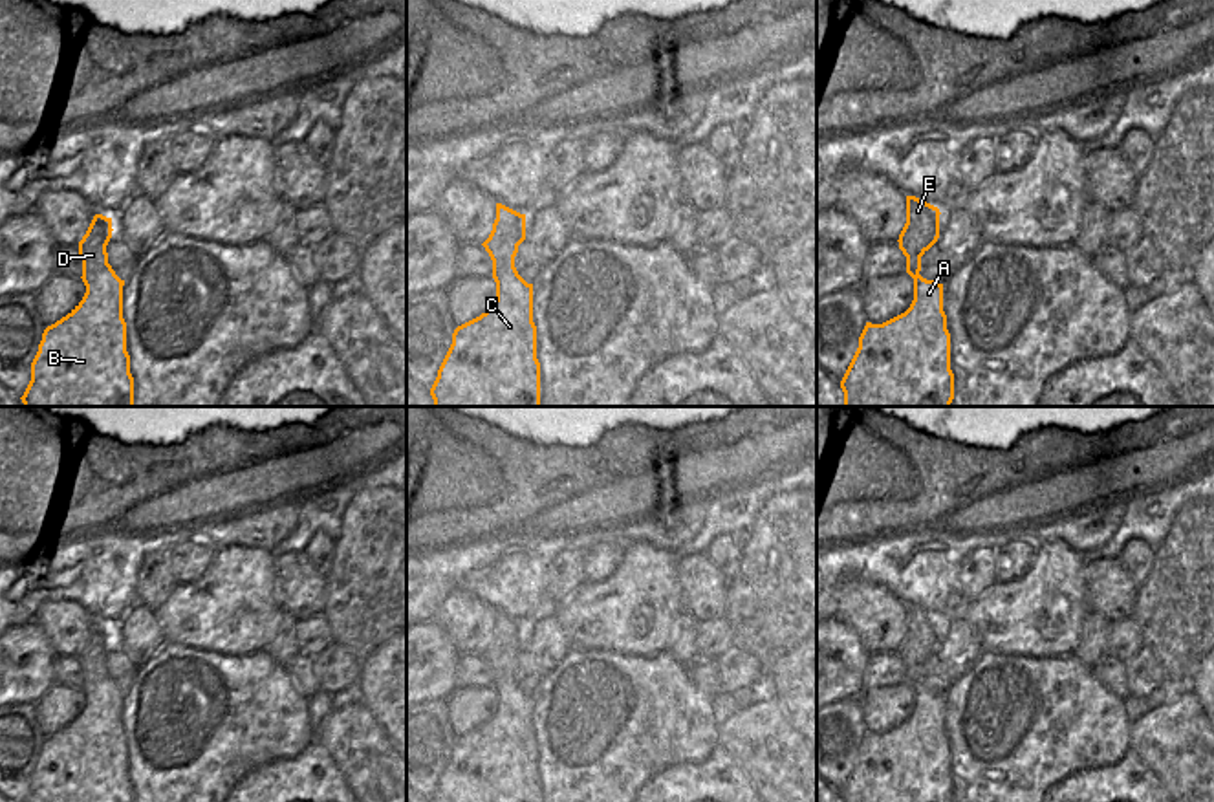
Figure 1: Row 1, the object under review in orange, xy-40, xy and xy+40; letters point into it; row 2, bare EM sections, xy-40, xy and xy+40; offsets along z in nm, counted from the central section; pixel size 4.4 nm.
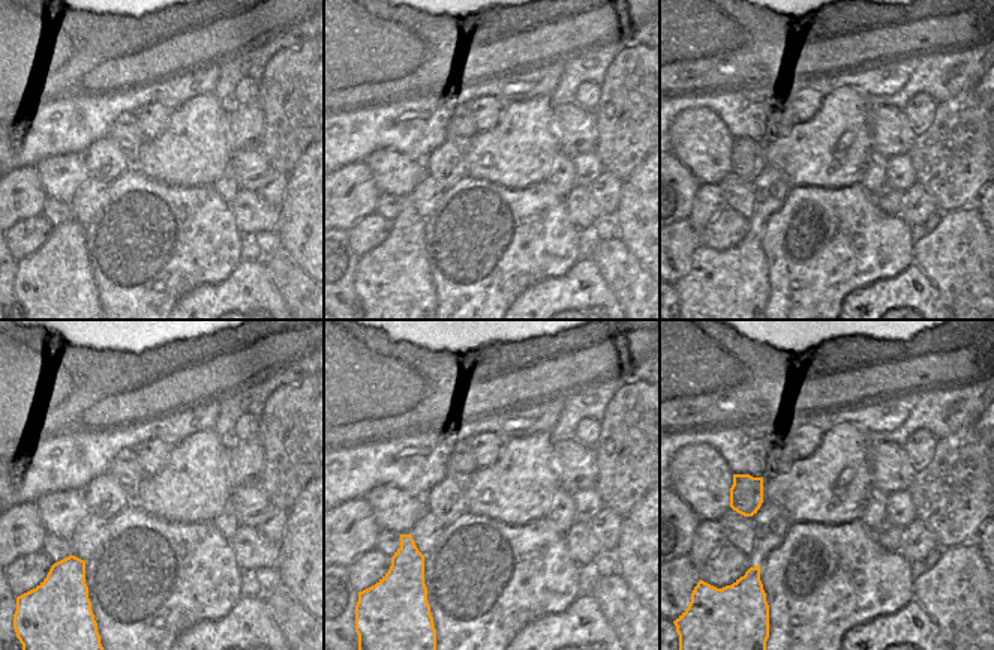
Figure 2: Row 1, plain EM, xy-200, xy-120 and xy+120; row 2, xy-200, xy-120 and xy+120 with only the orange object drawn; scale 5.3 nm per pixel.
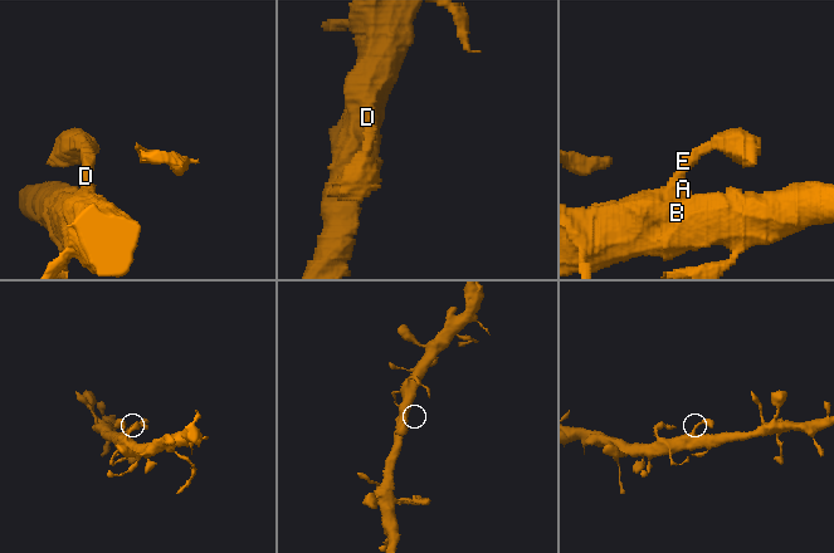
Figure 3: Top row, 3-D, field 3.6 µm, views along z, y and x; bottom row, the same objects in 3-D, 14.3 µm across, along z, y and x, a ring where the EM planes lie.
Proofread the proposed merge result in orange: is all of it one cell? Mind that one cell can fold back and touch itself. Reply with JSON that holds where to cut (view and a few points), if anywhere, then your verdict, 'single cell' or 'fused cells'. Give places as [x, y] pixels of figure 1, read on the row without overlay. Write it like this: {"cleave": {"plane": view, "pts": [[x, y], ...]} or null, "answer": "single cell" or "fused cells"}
{"cleave": null, "answer": "single cell"}

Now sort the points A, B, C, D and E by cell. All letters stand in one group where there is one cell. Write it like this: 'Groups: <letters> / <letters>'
Groups: A B C D E

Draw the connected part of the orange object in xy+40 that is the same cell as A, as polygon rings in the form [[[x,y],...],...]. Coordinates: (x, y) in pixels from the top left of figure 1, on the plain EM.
[[[906,606],[906,634],[897,652],[906,667],[906,683],[914,688],[914,710],[905,723],[883,734],[866,732],[859,758],[840,791],[842,802],[954,802],[943,694],[919,685],[921,667],[939,648],[939,624],[938,617]]]

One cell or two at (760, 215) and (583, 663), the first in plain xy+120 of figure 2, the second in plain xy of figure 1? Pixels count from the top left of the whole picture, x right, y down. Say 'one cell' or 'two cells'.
two cells

